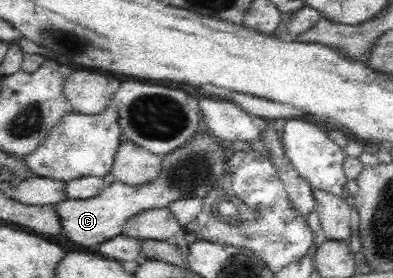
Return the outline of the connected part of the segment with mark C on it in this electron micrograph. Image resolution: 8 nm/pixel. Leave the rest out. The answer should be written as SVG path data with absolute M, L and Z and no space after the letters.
M201 130L191 135L181 146L164 154L155 178L142 185L131 185L113 181L106 185L101 194L86 199L65 199L55 205L64 235L83 246L99 246L115 236L122 235L123 225L136 214L146 210L168 208L173 202L183 198L207 198L223 176L229 174L229 157L225 154L223 142L217 142L209 130Z

